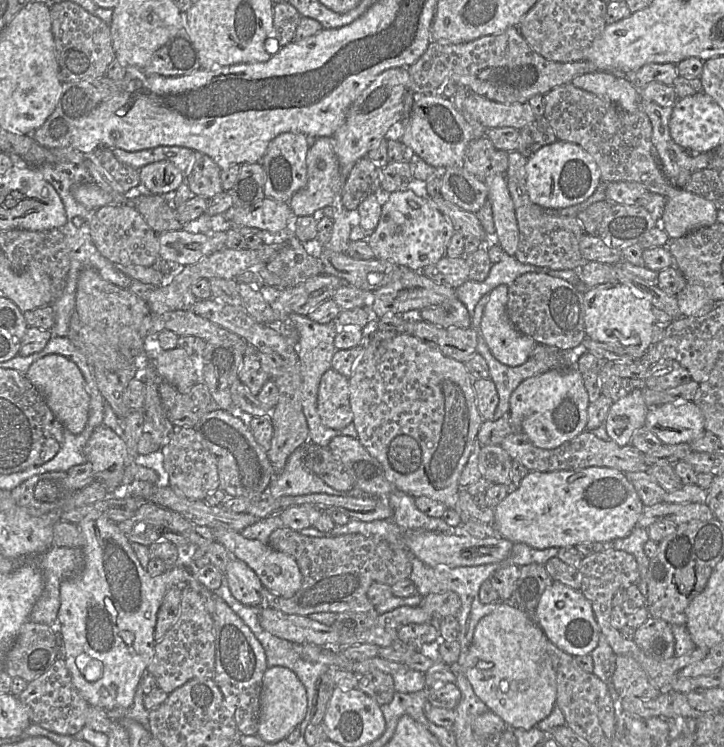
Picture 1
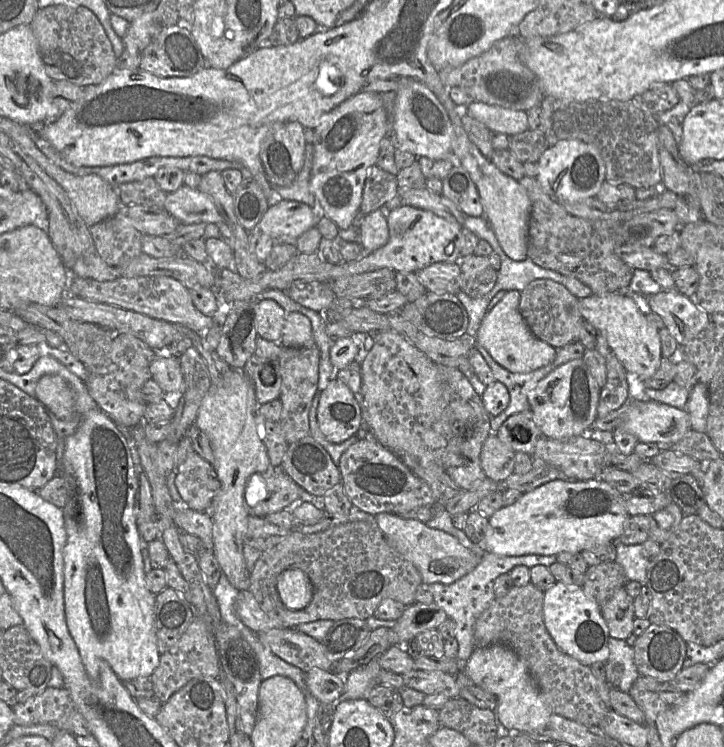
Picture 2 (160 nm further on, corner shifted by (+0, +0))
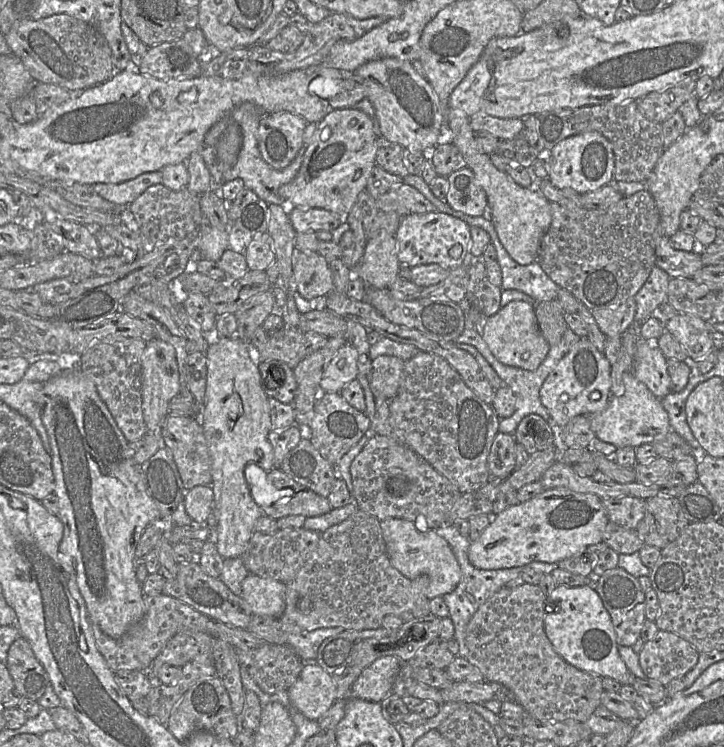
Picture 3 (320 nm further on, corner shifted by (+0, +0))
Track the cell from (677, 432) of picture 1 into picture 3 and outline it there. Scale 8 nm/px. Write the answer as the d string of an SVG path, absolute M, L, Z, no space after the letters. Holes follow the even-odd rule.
M632 370L623 373L623 384L624 393L621 396L612 396L603 412L588 415L596 438L611 443L617 448L625 446L636 448L642 444L653 444L663 440L671 430L671 426L661 400L635 377Z

